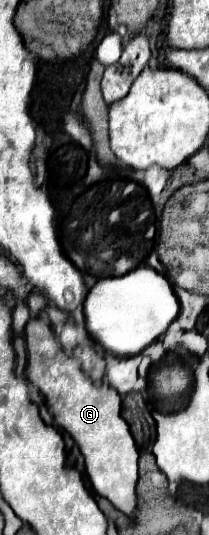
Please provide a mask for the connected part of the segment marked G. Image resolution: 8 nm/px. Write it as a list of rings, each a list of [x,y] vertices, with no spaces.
[[[34,316],[28,320],[26,330],[26,346],[28,346],[28,380],[46,396],[46,402],[50,406],[50,412],[54,416],[54,422],[58,426],[62,426],[78,444],[82,456],[84,456],[84,466],[86,466],[86,476],[94,488],[94,492],[98,496],[108,498],[120,512],[124,512],[126,516],[134,518],[134,508],[136,508],[136,482],[138,482],[138,446],[130,434],[130,426],[126,424],[126,420],[122,418],[122,398],[120,394],[104,380],[94,382],[90,376],[86,376],[82,372],[82,366],[78,364],[76,358],[70,358],[64,348],[60,346],[50,322],[42,316]]]

